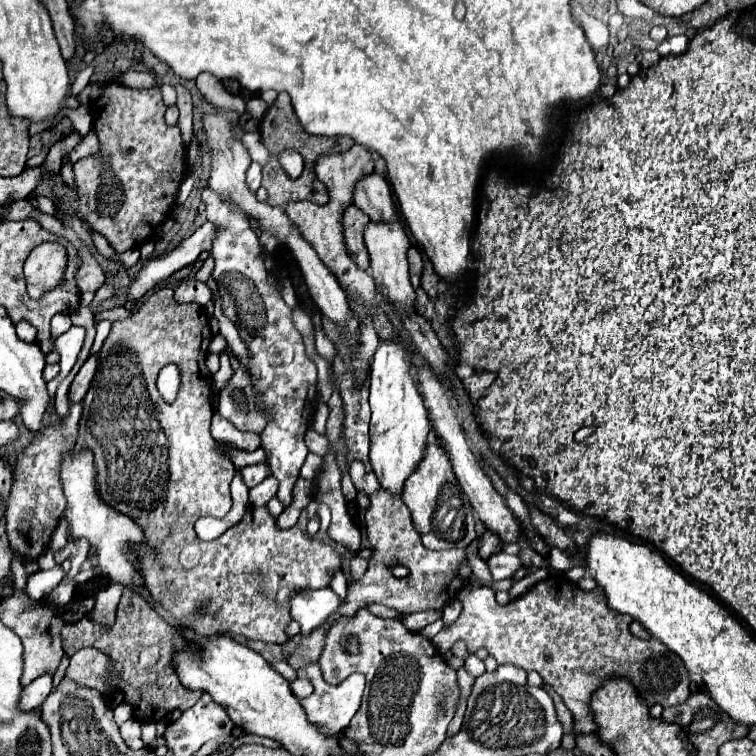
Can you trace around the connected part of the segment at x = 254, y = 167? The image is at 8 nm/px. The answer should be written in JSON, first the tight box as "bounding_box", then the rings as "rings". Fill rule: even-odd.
{"bounding_box":[247,162,261,192],"rings":[[[255,162],[247,170],[247,186],[251,192],[257,192],[261,188],[261,166]]]}

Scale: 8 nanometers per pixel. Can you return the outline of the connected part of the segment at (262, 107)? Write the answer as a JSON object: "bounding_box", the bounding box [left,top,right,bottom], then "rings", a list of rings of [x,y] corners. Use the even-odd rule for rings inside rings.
{"bounding_box":[247,96,267,118],"rings":[[[255,96],[255,98],[251,98],[249,102],[247,102],[247,112],[253,116],[253,118],[263,118],[263,114],[267,112],[267,104],[259,98],[259,96]]]}

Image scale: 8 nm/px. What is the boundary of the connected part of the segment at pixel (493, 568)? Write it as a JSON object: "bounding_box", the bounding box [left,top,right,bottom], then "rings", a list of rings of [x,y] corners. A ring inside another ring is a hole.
{"bounding_box":[487,552,521,580],"rings":[[[497,552],[491,558],[487,558],[487,568],[493,580],[505,580],[505,578],[511,578],[521,568],[521,560],[515,554]]]}

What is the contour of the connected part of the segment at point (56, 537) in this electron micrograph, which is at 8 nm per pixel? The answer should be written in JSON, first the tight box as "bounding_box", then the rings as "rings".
{"bounding_box":[51,520,69,550],"rings":[[[61,520],[61,522],[59,522],[59,526],[57,526],[57,530],[55,530],[55,532],[53,532],[53,536],[51,536],[51,548],[53,548],[53,550],[59,550],[59,548],[63,548],[67,542],[69,542],[67,522],[65,522],[65,520]]]}

